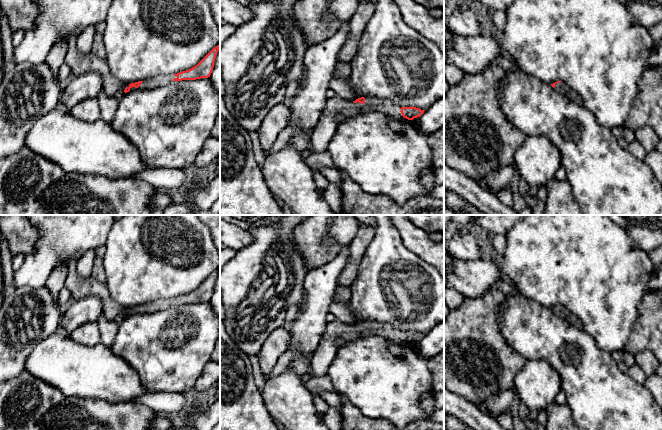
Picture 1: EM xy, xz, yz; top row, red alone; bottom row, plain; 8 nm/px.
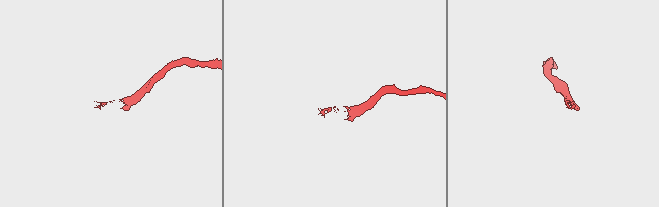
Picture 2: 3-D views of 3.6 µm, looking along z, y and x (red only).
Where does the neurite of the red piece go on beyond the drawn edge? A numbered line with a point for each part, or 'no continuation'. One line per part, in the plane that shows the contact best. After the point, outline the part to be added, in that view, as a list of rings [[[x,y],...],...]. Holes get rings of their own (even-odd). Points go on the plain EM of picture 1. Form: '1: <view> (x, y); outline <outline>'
1: xy (159, 305); outline [[[175,299],[158,300],[156,302],[144,304],[138,312],[132,311],[132,312],[130,312],[130,314],[133,314],[133,313],[152,313],[155,311],[165,310],[168,307],[172,306],[174,302],[177,302],[177,300],[175,300]]]

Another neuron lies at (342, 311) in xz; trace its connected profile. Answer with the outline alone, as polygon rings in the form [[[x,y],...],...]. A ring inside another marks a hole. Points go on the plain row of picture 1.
[[[333,302],[329,307],[329,312],[332,313],[337,320],[347,325],[355,325],[360,322],[353,314],[349,302]]]

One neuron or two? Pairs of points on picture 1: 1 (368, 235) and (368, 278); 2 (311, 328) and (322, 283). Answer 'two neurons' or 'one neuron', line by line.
1: two neurons
2: one neuron

